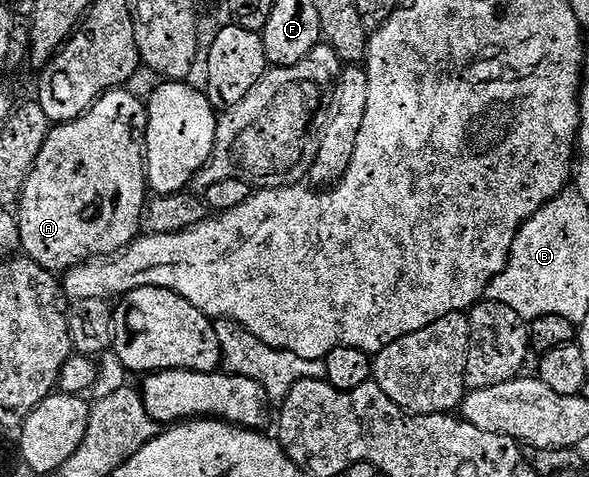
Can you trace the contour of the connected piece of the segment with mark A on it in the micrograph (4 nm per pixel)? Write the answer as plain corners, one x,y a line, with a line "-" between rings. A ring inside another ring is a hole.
116,88
100,96
90,106
88,112
84,112
76,120
68,124
57,124
44,138
44,145
38,154
38,158
32,163
30,174
26,178
24,188
20,191
18,201
18,223
20,226
20,248
23,255
36,264
41,264
44,269
53,274
63,274
77,264
85,263
93,258
104,258
109,254
115,254
128,247
142,232
142,215
146,207
146,153
144,151
144,129
148,126
148,109
143,99
139,100
134,93
124,88

